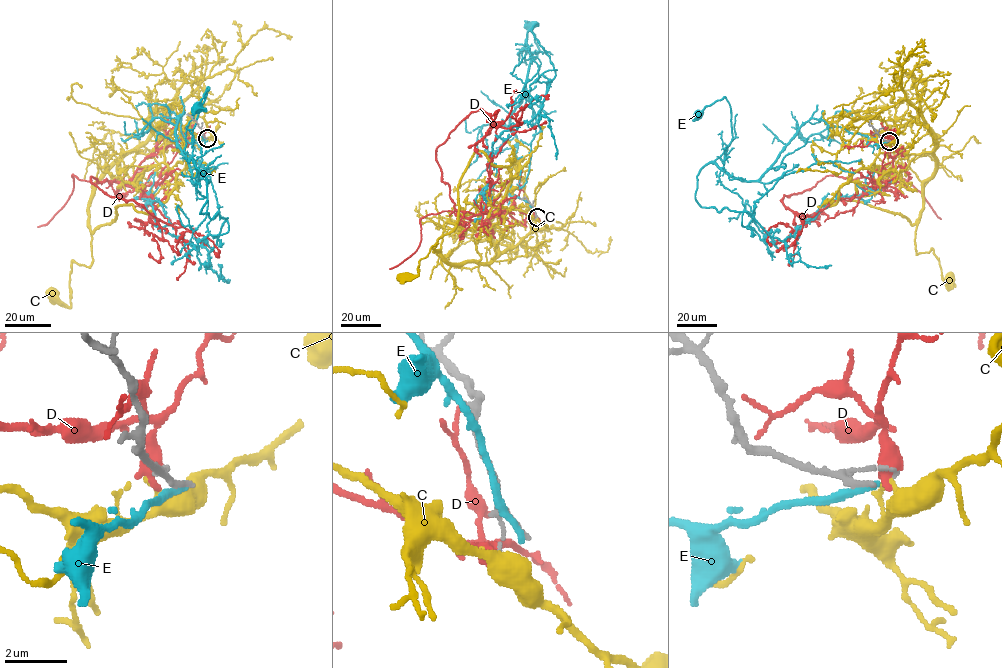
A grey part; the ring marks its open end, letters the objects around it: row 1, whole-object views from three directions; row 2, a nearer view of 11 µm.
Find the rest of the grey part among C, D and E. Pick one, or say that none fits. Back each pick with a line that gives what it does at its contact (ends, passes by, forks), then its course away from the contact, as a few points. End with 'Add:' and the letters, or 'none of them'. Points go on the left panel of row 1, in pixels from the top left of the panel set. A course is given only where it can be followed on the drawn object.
Add: none of them

